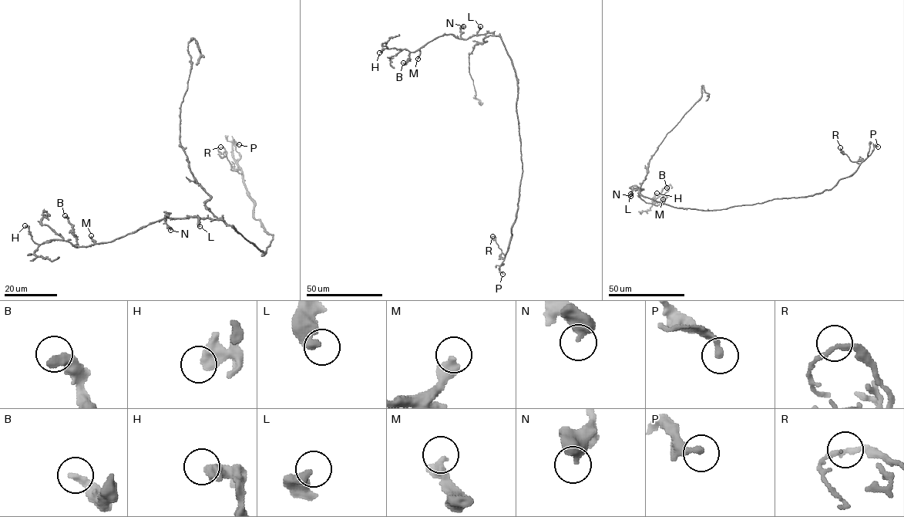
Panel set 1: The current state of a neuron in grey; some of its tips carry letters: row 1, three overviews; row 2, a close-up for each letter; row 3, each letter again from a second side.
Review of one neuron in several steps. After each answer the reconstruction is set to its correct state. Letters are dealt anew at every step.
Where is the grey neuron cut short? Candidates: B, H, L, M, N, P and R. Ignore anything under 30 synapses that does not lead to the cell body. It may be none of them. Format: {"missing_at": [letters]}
{"missing_at": ["P"]}

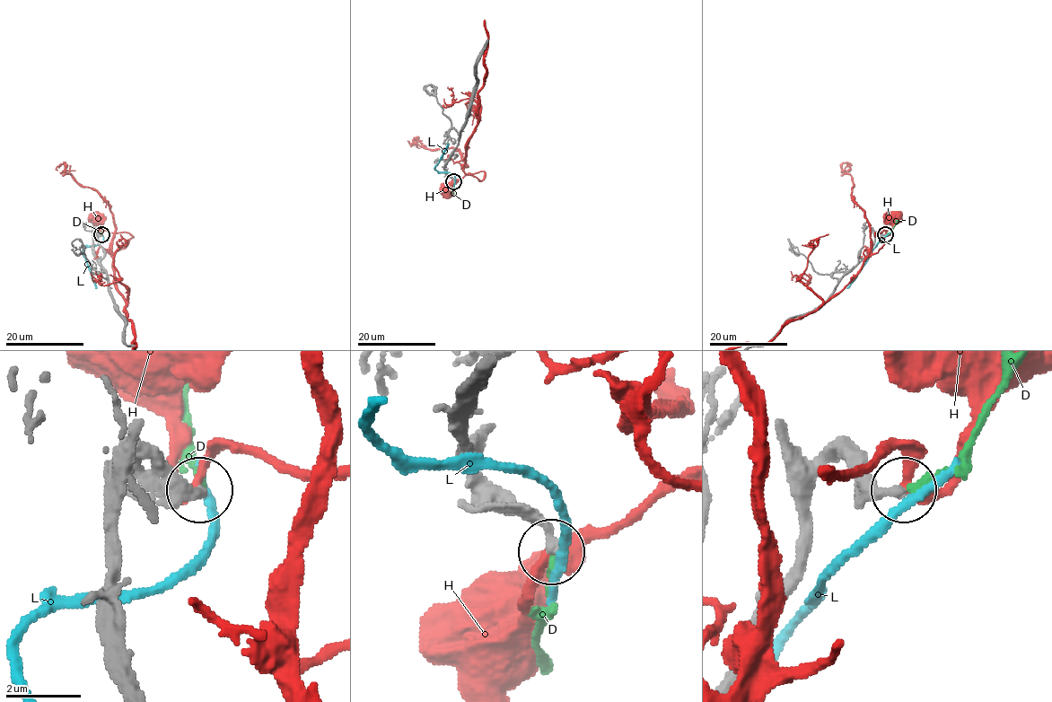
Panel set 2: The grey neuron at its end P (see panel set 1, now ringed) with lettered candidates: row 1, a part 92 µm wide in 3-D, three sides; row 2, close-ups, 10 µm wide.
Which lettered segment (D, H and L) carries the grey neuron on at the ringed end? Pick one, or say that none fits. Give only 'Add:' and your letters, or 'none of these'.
Add: D

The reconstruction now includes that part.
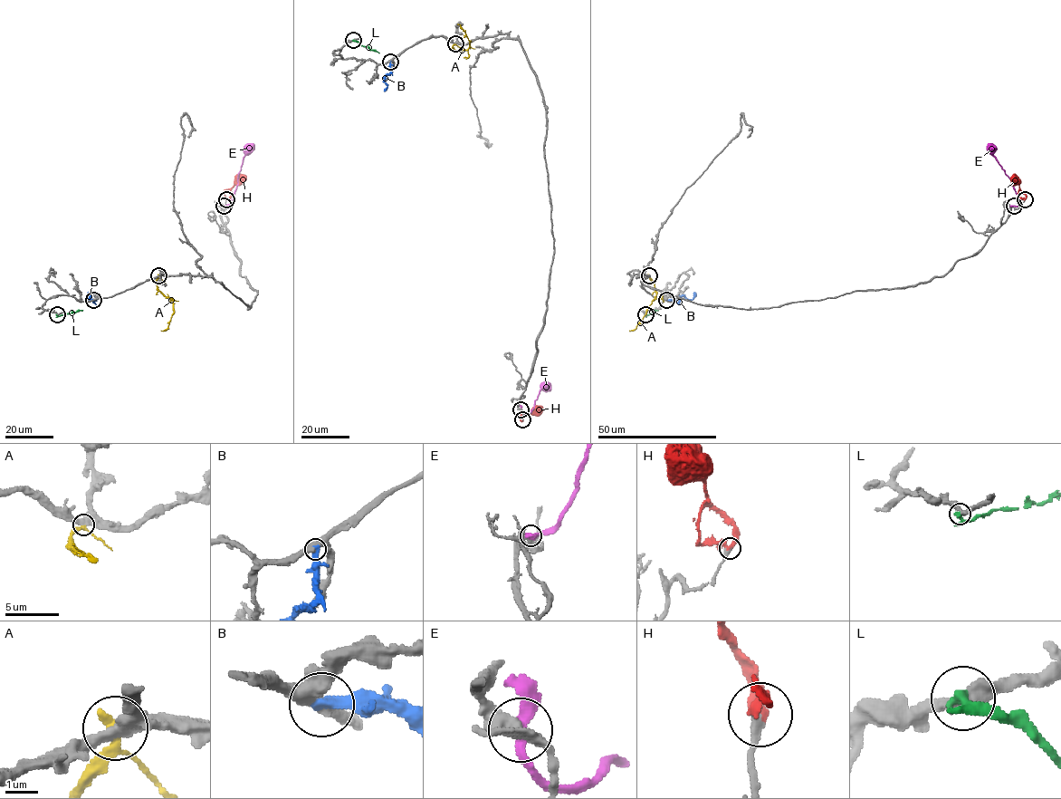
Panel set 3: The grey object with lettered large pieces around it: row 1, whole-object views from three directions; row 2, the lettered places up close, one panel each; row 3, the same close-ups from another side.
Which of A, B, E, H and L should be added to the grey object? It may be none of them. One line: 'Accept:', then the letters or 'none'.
Accept: H

